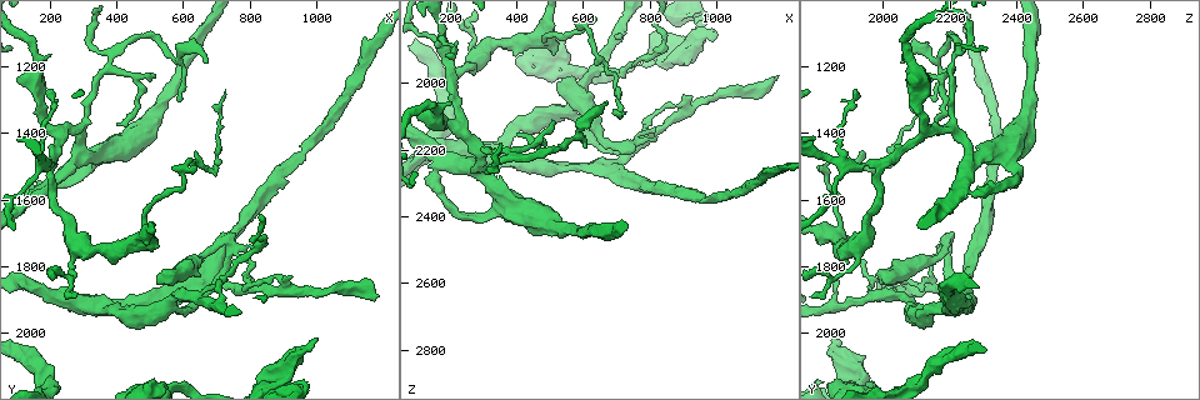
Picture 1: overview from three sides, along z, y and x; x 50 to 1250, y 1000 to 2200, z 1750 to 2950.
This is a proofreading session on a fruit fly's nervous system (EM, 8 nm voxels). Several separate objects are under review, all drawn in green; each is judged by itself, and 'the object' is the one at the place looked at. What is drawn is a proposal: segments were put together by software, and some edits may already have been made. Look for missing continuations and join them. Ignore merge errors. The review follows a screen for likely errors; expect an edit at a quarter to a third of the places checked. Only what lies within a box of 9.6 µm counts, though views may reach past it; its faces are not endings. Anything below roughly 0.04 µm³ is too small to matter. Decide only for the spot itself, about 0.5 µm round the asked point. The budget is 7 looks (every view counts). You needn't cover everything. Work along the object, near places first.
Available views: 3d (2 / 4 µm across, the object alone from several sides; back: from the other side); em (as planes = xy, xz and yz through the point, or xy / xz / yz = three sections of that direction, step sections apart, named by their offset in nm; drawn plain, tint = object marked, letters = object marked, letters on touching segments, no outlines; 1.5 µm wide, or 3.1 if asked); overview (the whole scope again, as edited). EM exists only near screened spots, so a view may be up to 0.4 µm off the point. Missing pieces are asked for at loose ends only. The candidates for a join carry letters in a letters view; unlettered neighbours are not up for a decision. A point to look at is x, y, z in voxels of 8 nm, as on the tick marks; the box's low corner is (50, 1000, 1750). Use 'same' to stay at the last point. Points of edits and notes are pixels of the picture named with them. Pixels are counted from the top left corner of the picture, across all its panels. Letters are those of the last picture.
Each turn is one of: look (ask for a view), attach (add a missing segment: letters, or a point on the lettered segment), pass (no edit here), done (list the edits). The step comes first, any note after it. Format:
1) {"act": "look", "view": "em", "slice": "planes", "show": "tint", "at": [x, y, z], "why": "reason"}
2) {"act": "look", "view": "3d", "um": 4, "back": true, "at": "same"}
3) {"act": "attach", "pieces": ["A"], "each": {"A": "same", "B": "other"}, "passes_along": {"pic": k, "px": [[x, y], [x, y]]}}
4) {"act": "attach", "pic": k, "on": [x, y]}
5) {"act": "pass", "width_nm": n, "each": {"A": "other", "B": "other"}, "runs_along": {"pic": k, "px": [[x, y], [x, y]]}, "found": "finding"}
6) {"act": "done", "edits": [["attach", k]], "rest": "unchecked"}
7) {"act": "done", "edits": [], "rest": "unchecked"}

{"act": "look", "view": "3d", "um": 4, "at": [510, 1230, 2120], "why": "tapers out"}

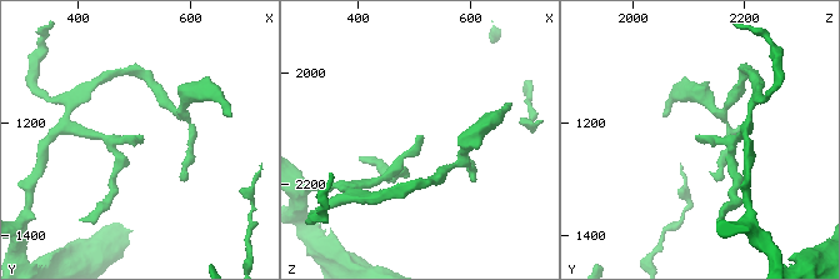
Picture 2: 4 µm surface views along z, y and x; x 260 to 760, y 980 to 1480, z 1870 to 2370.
{"act": "look", "view": "em", "slice": "xy", "step": 8, "show": "letters", "at": [510, 1225, 2110], "why": "shape alone is not enough"}

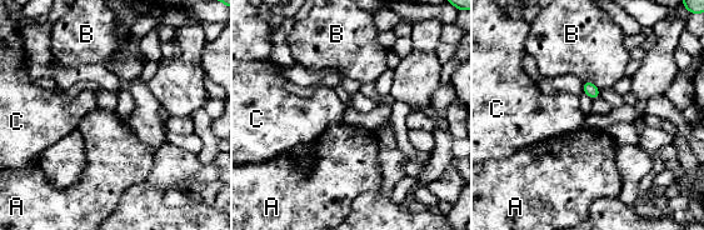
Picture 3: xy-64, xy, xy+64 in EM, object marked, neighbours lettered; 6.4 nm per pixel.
{"act": "pass", "width_nm": 80, "each": {"A": "other", "B": "other", "C": "other"}, "border": {"pic": 3, "px": [[583, 81], [590, 81], [599, 90]]}, "found": "no lettered segment goes on from it"}

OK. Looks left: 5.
{"act": "look", "view": "3d", "um": 4, "at": [180, 1270, 1920], "why": "tapers out"}

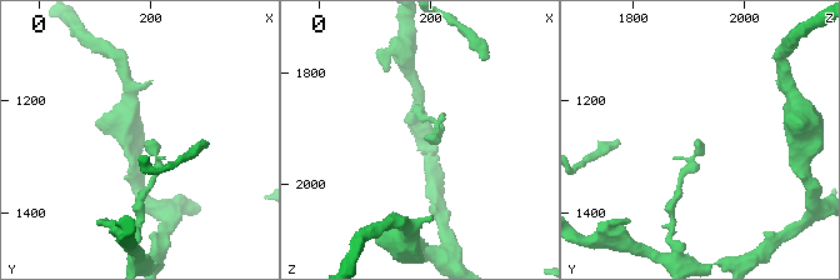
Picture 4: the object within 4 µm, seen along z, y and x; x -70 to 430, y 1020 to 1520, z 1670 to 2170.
{"act": "look", "view": "em", "slice": "planes", "show": "letters", "at": [195, 1270, 1920]}

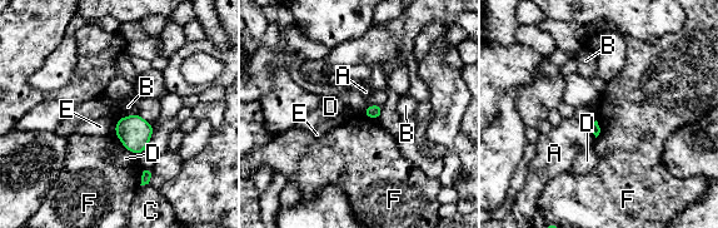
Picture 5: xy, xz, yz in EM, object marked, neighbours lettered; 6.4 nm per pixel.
{"act": "pass", "longest_contact_nm": ["F", 120], "each": {"A": "other", "B": "other", "C": "other", "D": "other", "E": "other", "F": "other"}, "found": "no lettered segment goes on from it"}

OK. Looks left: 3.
{"act": "look", "view": "em", "slice": "planes", "show": "tint", "at": [710, 1830, 1860], "why": "an open end"}

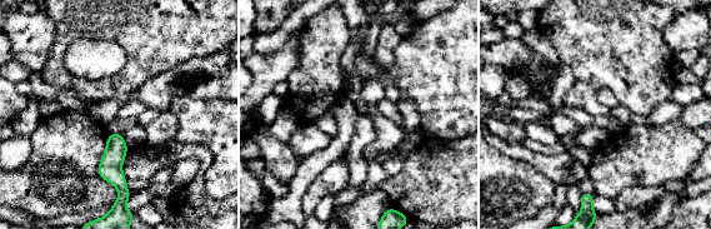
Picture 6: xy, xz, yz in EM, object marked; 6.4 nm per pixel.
{"act": "look", "view": "em", "slice": "planes", "show": "letters", "at": "same"}

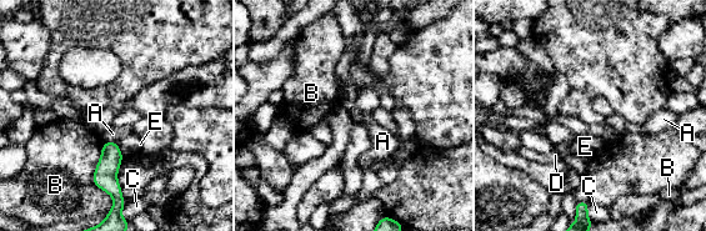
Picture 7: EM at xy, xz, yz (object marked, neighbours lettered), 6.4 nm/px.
{"act": "pass", "width_nm": 130, "each": {"A": "other", "B": "other", "C": "other", "D": "other", "E": "other"}, "border": {"pic": 7, "px": [[104, 141], [116, 142]]}, "found": "no lettered segment goes on from it"}

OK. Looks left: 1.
{"act": "done", "edits": [], "rest": "unchecked"}

